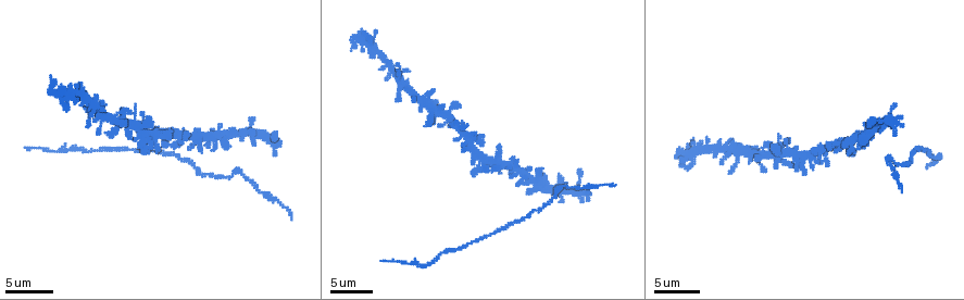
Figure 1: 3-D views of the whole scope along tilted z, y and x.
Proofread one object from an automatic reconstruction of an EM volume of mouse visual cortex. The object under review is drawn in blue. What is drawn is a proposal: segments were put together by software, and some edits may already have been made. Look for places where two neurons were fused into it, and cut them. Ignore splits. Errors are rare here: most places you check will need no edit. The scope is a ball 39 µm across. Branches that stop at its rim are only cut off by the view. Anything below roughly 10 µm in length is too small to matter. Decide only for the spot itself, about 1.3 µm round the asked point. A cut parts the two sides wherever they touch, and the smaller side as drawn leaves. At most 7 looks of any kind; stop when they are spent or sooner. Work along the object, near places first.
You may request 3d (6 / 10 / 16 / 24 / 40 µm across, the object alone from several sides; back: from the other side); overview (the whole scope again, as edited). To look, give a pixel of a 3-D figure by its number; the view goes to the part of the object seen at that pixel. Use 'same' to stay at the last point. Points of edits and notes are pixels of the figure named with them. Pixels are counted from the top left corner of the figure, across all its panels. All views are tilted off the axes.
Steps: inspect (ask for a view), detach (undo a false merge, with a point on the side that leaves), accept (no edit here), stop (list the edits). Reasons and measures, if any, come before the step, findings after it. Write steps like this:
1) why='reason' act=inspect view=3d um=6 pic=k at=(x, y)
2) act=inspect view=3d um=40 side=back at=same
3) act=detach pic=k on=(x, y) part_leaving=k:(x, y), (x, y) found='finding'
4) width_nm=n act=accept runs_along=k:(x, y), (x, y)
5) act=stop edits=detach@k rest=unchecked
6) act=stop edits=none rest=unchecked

why='thin neck' act=inspect view=3d um=6 pic=1 at=(487, 234)

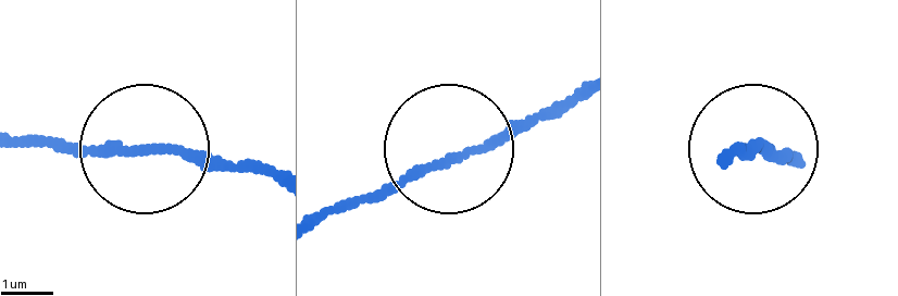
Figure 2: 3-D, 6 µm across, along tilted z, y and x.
act=inspect view=3d um=6 side=back pic=2 at=(455, 158)

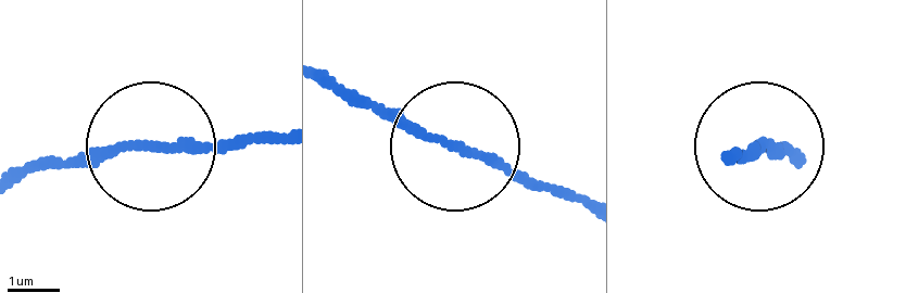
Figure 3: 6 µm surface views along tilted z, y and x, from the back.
width_nm=170 act=accept found='all the same neuron'

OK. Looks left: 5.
why='sudden change in width' act=inspect view=3d um=10 pic=1 at=(556, 195)

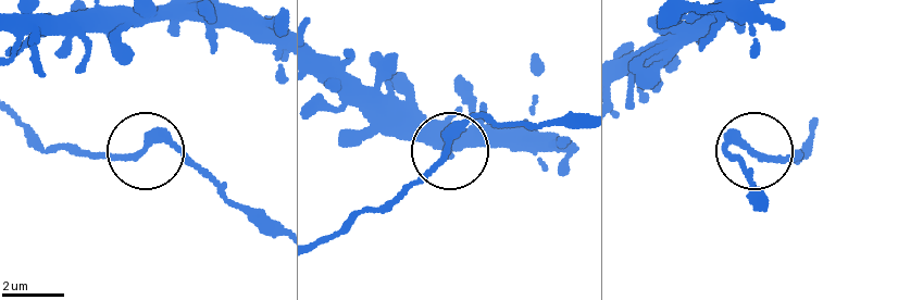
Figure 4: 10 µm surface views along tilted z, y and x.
act=accept found='one neuron here'

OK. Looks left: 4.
act=inspect view=3d um=6 pic=1 at=(548, 182)

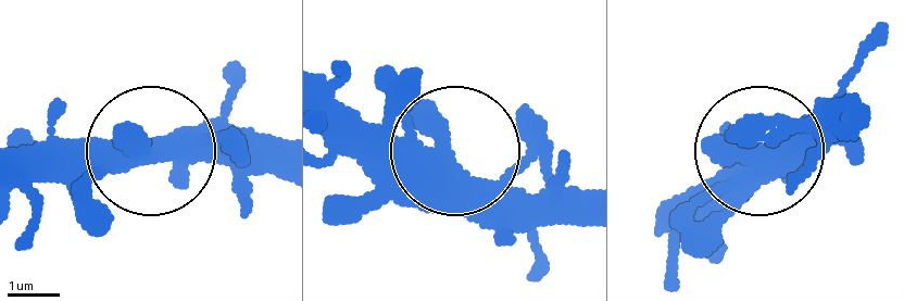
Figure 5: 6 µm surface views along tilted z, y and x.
act=accept runs_along=5:(431, 183), (444, 149), (325, 142) found='one neuron here'

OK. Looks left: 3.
act=inspect view=3d um=10 pic=1 at=(485, 156)

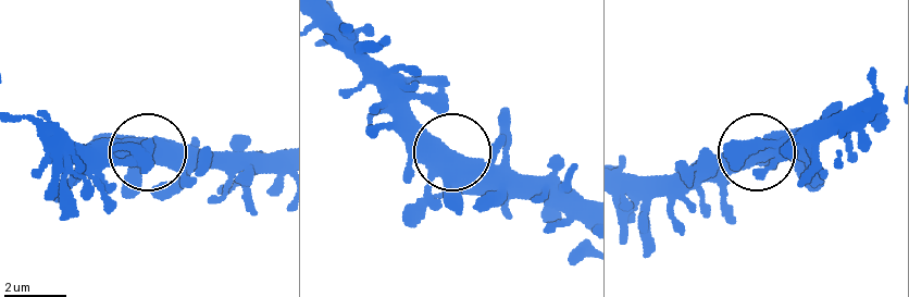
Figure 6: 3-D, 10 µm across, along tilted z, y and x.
act=inspect view=3d um=10 side=back pic=6 at=(448, 156)

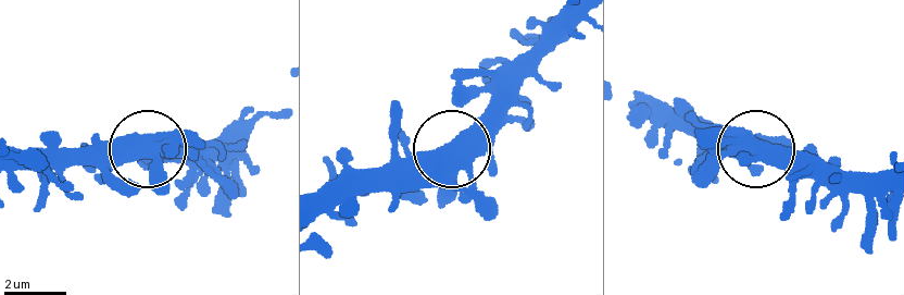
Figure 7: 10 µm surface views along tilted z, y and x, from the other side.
act=accept runs_along=7:(637, 99), (746, 149), (845, 169) found='continuous, no second neuron'

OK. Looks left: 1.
act=stop edits=none rest=unchecked

